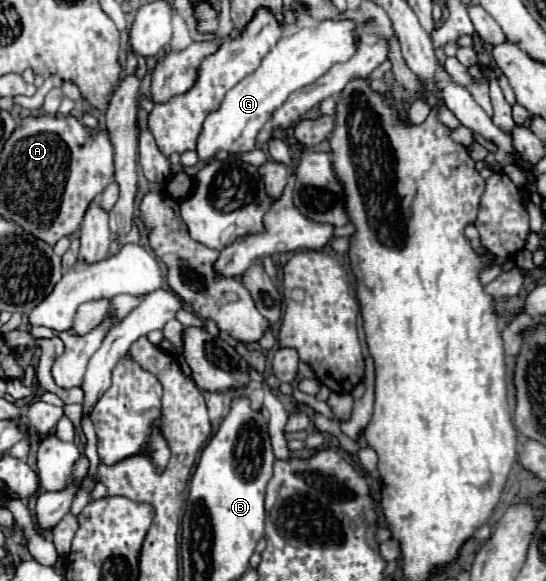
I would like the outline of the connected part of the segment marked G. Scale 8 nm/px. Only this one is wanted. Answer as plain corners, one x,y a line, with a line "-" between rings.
324,19
314,27
306,27
282,37
262,59
262,65
244,77
238,85
234,85
226,93
222,107
206,117
196,147
200,161
214,159
214,153
220,149
232,153
252,151
256,147
256,133
264,127
272,113
282,107
290,93
314,83
332,65
348,61
358,51
360,39
356,35
356,29
358,25
352,19

